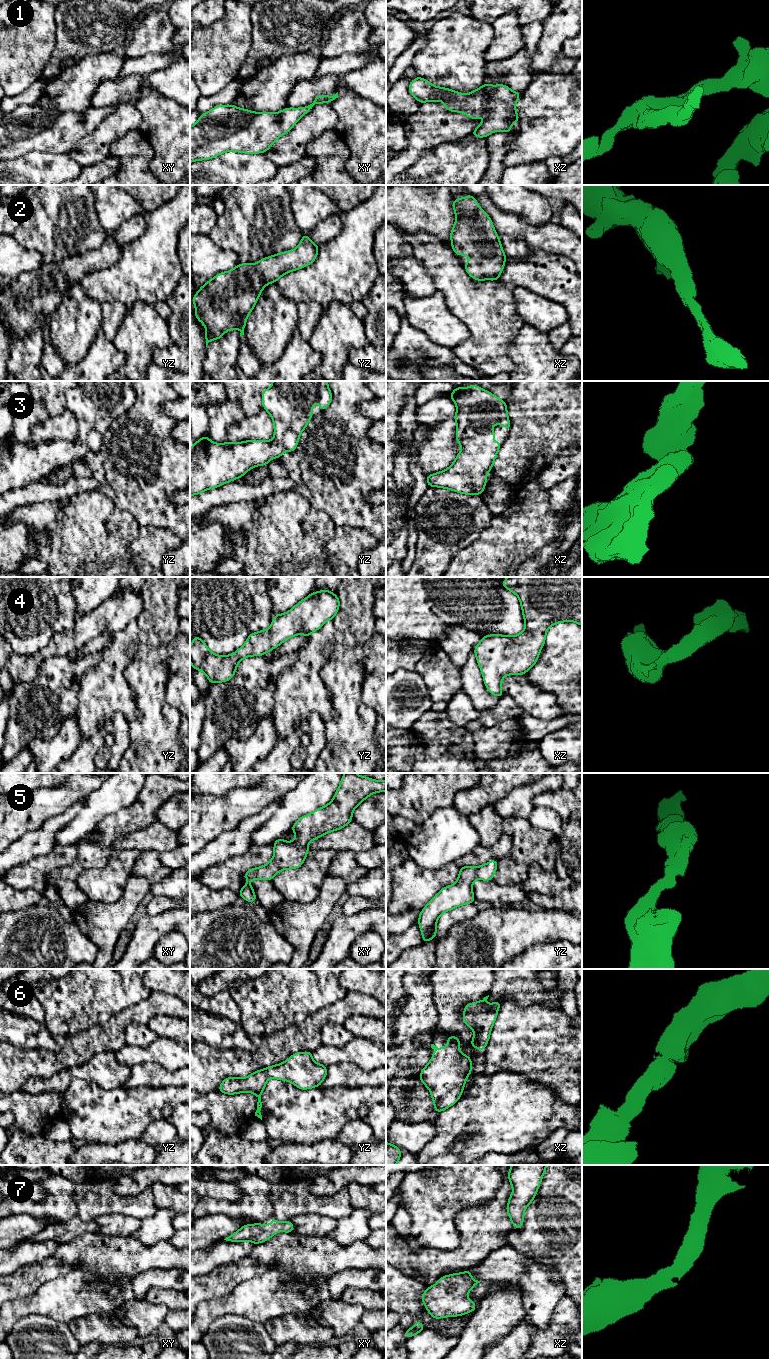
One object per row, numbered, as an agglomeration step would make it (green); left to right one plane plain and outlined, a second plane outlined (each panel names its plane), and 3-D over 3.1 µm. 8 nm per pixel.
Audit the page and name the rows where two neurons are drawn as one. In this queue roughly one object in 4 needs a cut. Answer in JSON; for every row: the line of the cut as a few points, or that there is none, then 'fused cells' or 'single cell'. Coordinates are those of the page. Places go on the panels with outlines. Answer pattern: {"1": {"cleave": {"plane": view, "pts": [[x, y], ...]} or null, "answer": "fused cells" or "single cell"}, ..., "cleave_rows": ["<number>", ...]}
{"1": {"cleave": null, "answer": "single cell"}, "2": {"cleave": null, "answer": "single cell"}, "3": {"cleave": null, "answer": "single cell"}, "4": {"cleave": null, "answer": "single cell"}, "5": {"cleave": null, "answer": "single cell"}, "6": {"cleave": null, "answer": "single cell"}, "7": {"cleave": null, "answer": "single cell"}, "cleave_rows": []}

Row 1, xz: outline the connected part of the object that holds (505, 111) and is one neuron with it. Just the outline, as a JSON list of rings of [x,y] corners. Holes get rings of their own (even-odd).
[[[418,76],[409,84],[409,93],[419,104],[432,101],[445,103],[451,112],[462,112],[471,119],[481,118],[484,112],[488,117],[470,135],[487,137],[494,131],[512,131],[511,124],[520,122],[515,105],[522,93],[512,91],[504,84],[483,85],[471,93],[463,94],[449,88],[438,87]]]

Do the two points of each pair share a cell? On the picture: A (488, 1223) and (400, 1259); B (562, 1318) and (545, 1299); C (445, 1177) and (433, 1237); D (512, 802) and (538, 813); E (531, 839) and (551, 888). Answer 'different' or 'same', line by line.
A: same
B: different
C: same
D: different
E: different

